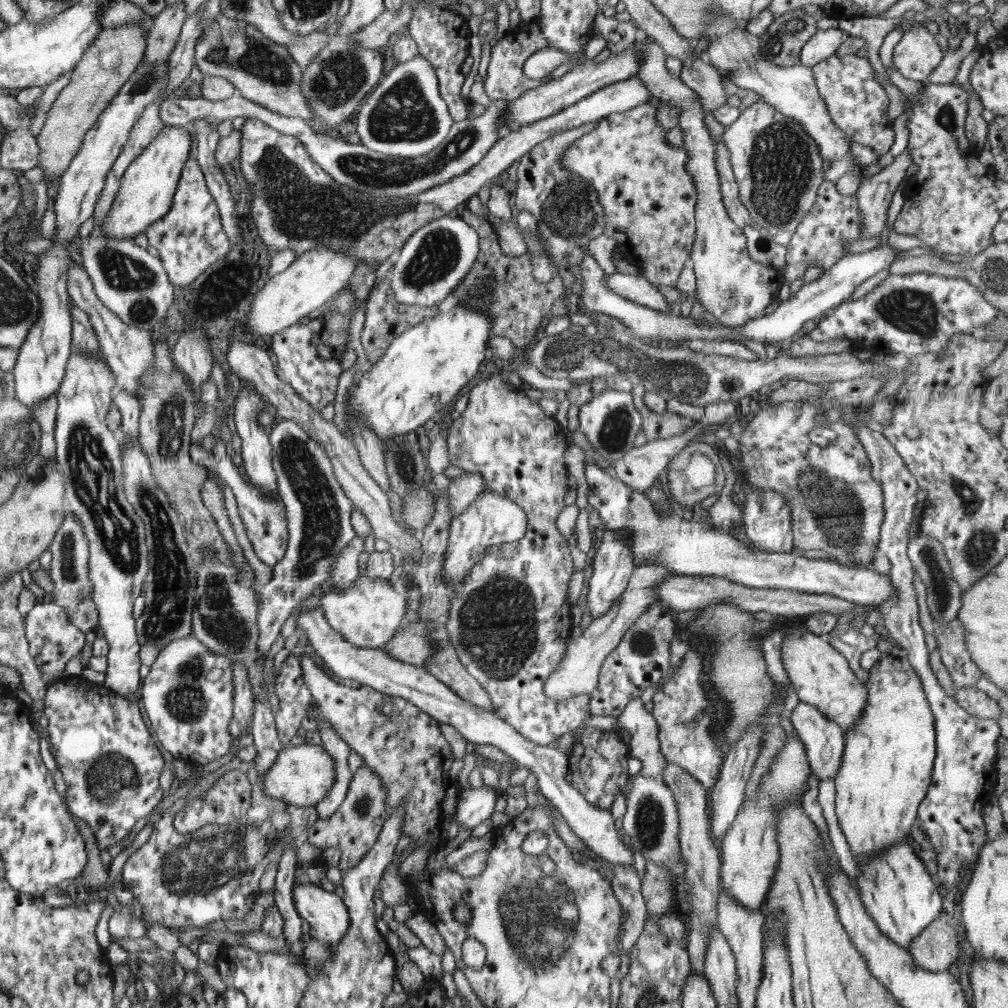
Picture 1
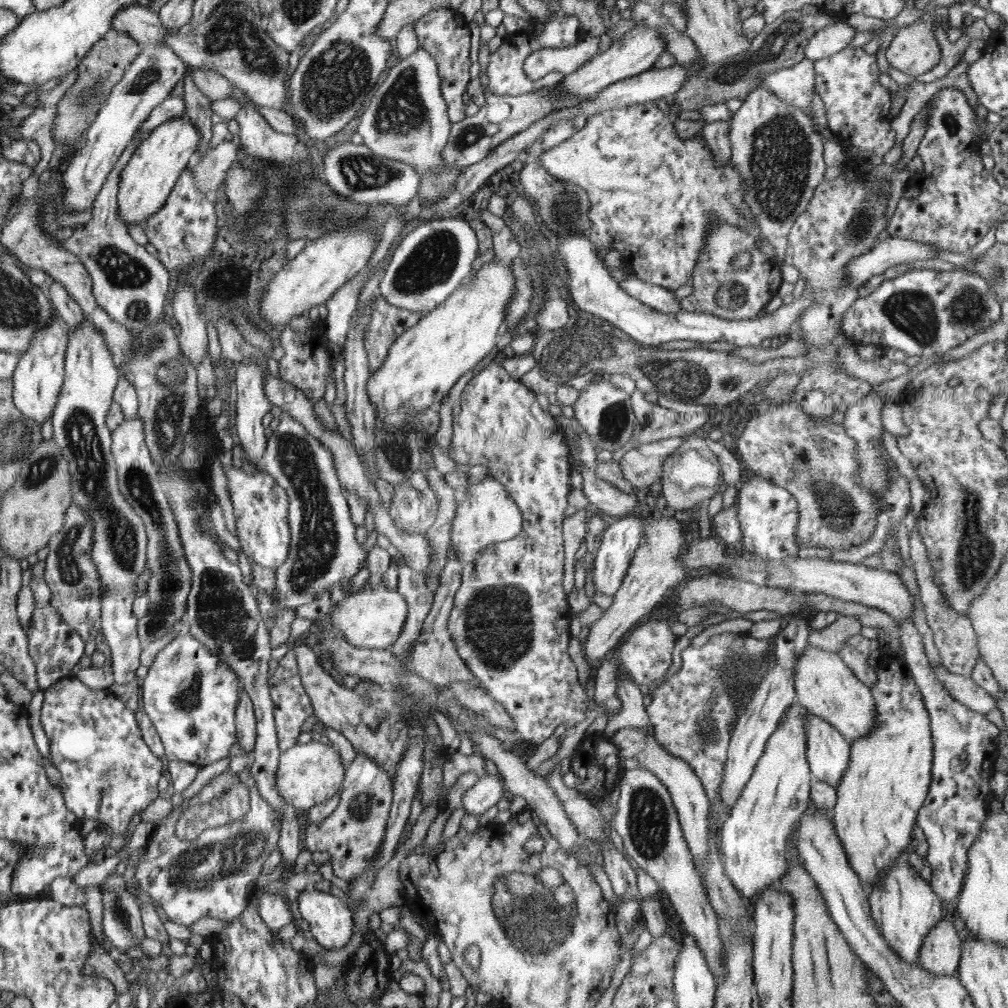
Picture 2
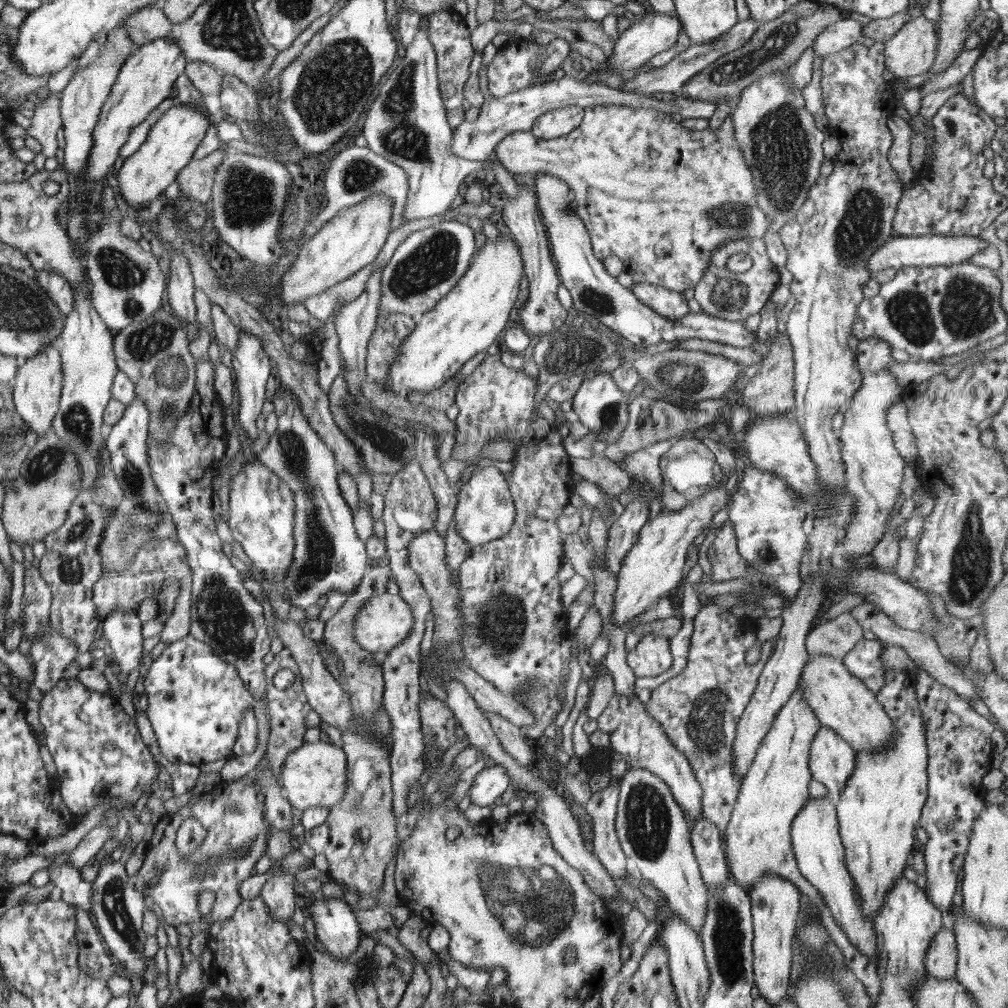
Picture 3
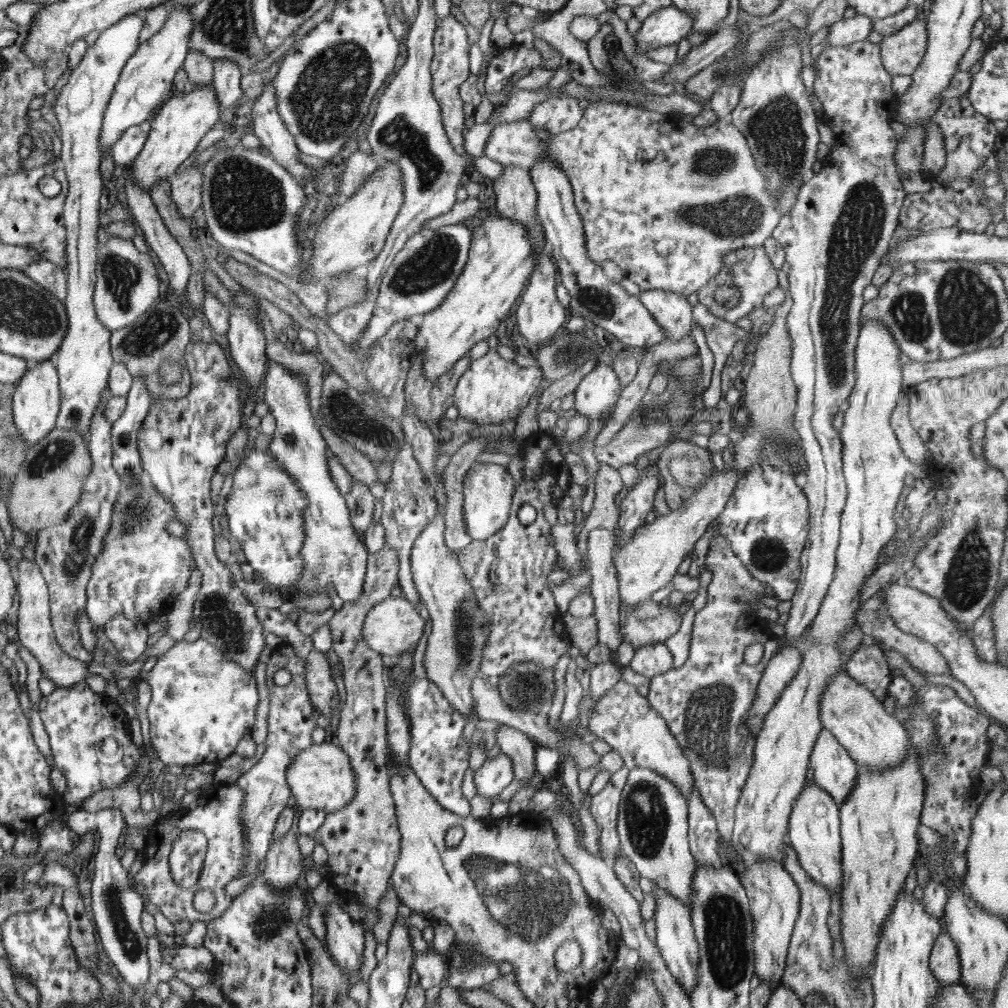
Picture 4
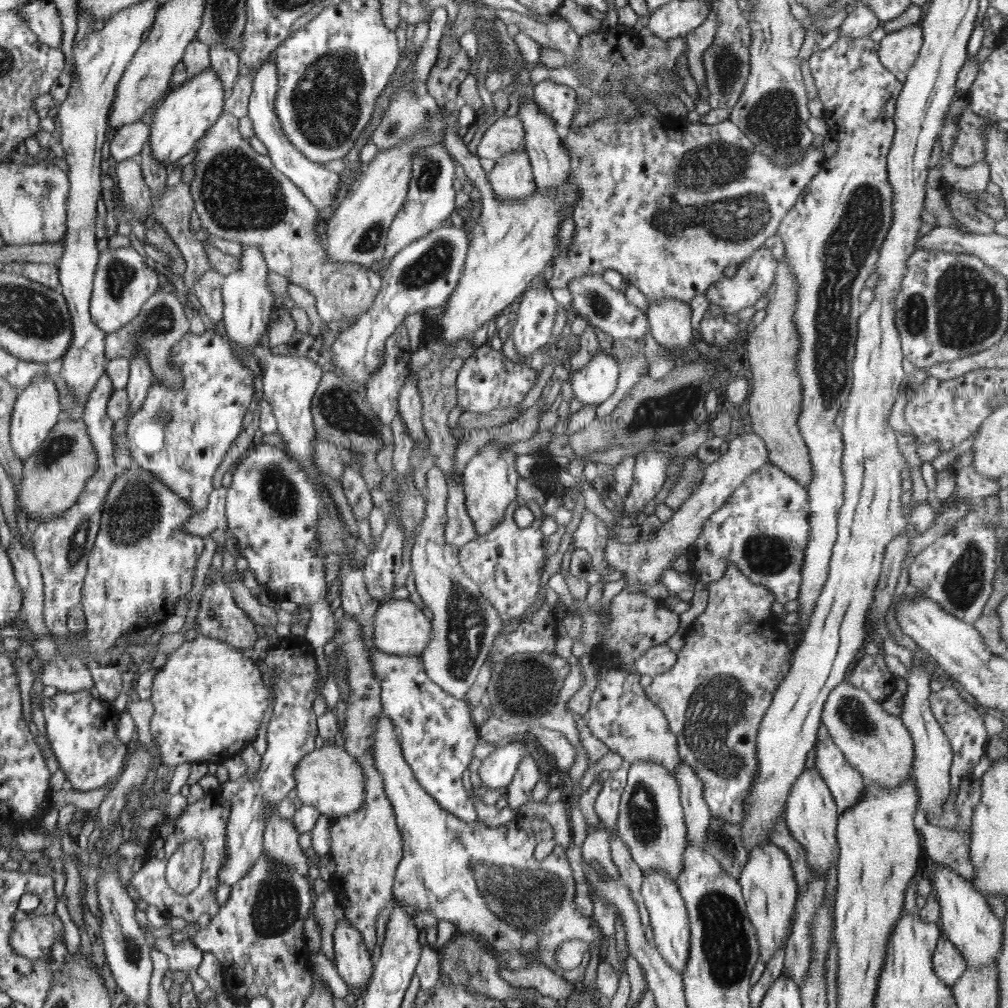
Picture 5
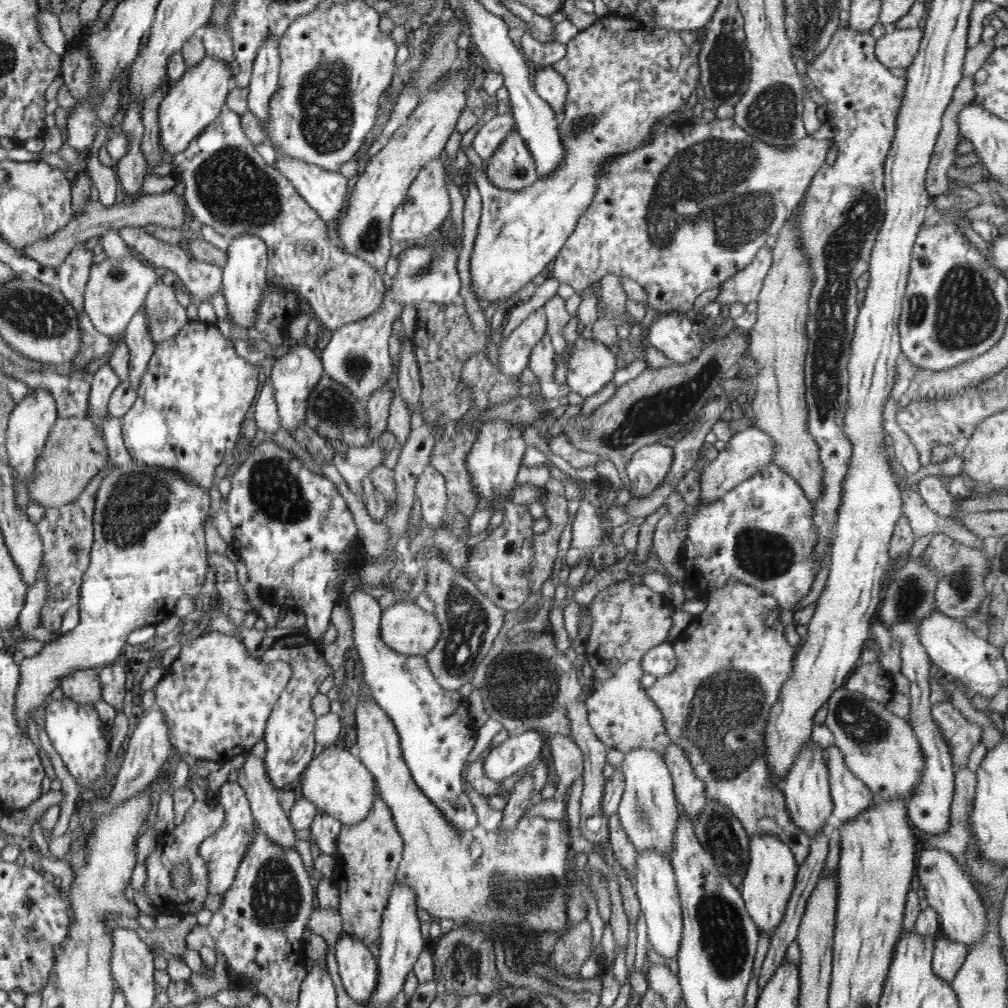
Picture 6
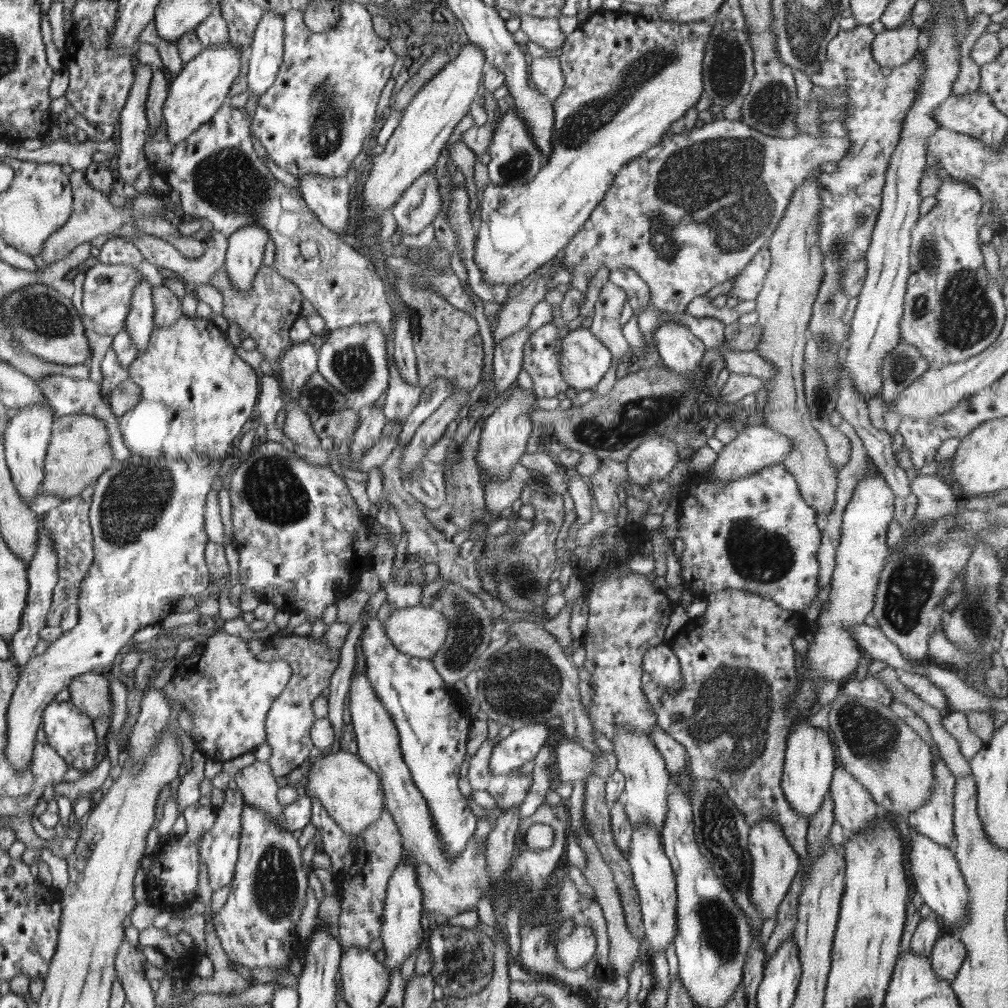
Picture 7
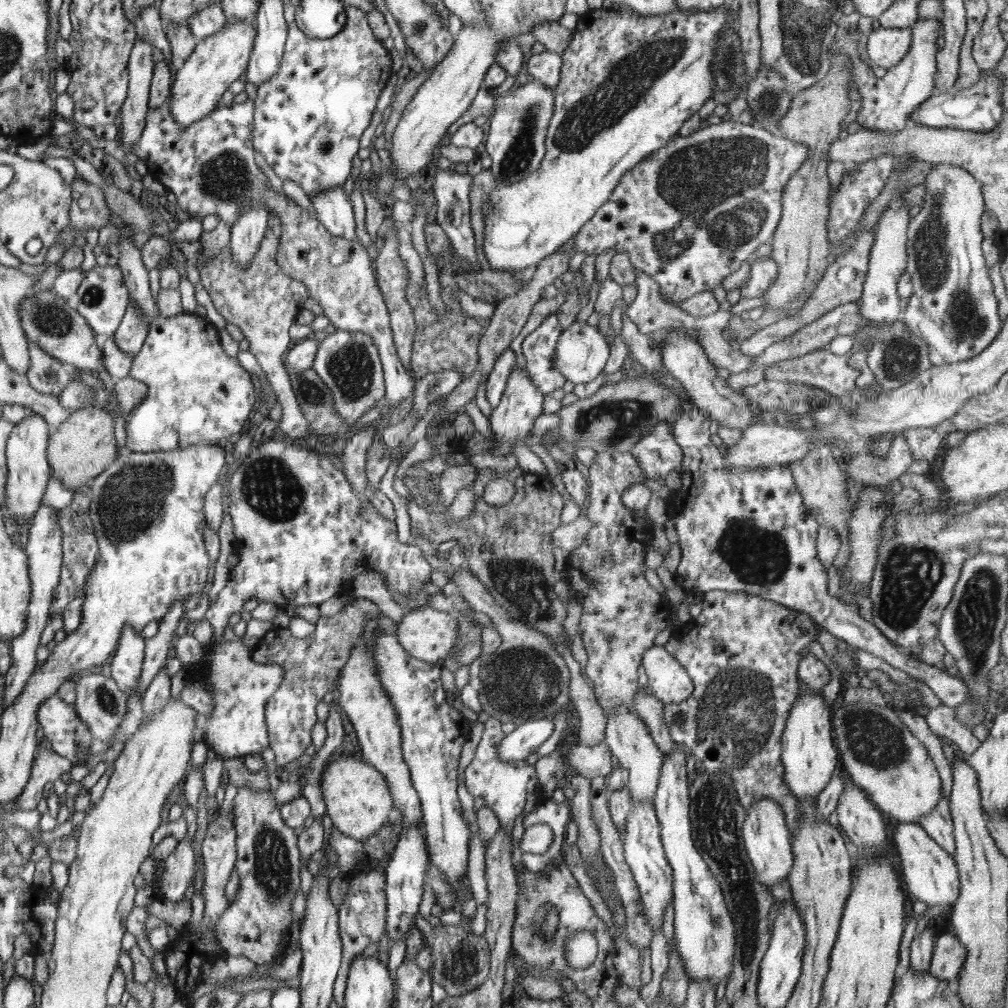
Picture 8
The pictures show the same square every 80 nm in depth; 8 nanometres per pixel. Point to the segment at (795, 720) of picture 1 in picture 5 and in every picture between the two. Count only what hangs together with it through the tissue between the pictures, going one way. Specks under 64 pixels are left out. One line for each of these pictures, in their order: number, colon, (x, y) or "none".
2: (828, 752)
3: (831, 760)
4: (834, 770)
5: (846, 785)

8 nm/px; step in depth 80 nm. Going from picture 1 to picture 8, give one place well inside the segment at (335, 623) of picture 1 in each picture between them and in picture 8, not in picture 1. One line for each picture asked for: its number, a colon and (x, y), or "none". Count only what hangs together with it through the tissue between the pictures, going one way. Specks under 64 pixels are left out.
2: (373, 618)
3: (384, 621)
4: (394, 625)
5: (400, 628)
6: (405, 627)
7: (420, 632)
8: (427, 634)

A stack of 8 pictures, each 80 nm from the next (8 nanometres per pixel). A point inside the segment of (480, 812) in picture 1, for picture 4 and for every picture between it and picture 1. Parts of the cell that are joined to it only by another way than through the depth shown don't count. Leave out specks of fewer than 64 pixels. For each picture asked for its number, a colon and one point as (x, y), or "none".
2: (489, 790)
3: (490, 784)
4: (496, 773)

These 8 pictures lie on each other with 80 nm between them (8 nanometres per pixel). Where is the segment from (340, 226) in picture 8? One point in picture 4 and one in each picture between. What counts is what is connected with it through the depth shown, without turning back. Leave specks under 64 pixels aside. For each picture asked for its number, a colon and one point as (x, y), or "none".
4: (267, 125)
5: (320, 184)
6: (324, 190)
7: (327, 196)

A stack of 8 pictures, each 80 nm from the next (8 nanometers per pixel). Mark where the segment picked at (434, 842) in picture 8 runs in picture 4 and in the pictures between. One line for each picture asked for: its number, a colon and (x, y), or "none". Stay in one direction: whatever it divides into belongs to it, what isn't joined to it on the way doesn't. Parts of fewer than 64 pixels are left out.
4: (332, 552)
5: (437, 735)
6: (436, 734)
7: (433, 724)

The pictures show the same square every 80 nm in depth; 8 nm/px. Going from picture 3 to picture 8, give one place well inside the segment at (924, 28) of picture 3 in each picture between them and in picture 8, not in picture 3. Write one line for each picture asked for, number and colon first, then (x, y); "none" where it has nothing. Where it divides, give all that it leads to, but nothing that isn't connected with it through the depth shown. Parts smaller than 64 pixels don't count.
4: (903, 51)
5: (898, 50)
6: (895, 50)
7: (893, 47)
8: (886, 47)

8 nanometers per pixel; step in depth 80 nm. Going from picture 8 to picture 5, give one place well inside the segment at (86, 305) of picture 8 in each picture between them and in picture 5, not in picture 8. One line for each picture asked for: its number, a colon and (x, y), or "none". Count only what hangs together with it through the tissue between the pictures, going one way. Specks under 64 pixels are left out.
5: (124, 284)
6: (117, 289)
7: (108, 293)

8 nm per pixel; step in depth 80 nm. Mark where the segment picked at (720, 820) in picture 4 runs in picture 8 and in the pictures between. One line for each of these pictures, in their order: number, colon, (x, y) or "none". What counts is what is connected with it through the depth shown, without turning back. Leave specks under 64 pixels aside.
5: (734, 656)
6: (732, 660)
7: (739, 668)
8: (742, 652)

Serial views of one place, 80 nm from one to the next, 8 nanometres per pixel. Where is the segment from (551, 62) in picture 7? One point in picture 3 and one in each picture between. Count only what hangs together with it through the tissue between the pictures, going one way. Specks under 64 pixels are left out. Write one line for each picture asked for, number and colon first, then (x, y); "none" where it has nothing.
3: (557, 122)
4: (558, 113)
5: (558, 100)
6: (549, 84)

